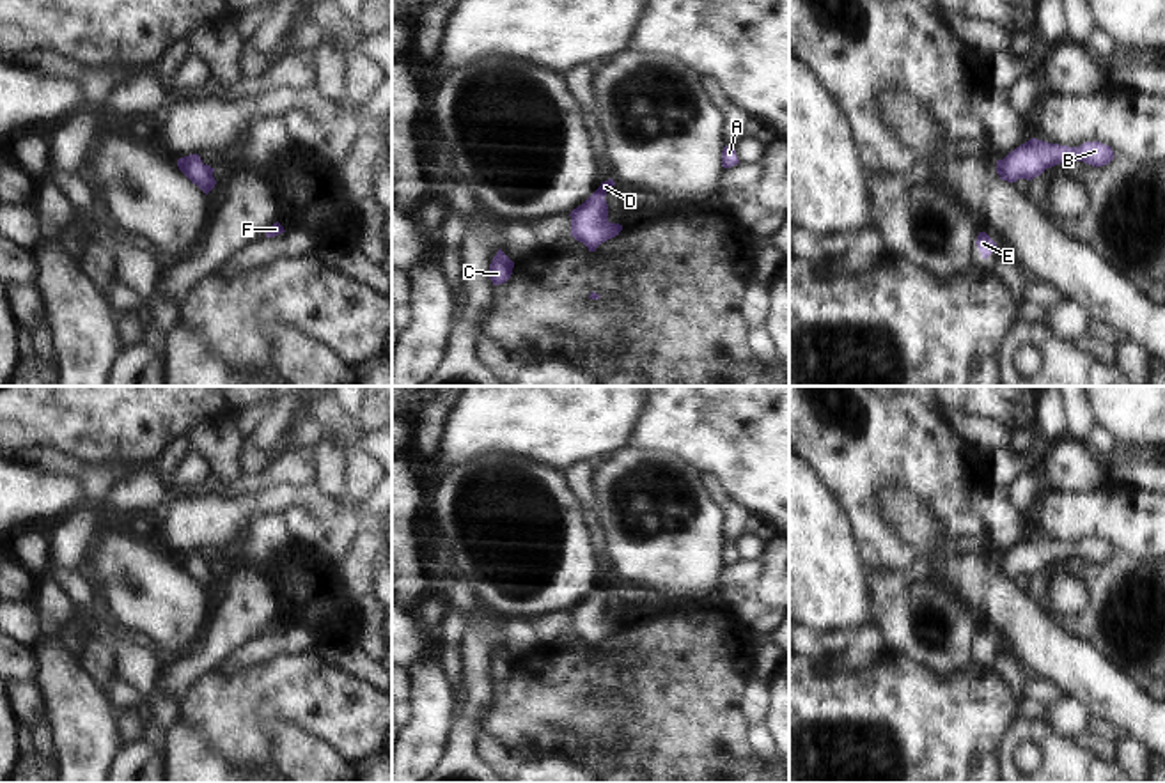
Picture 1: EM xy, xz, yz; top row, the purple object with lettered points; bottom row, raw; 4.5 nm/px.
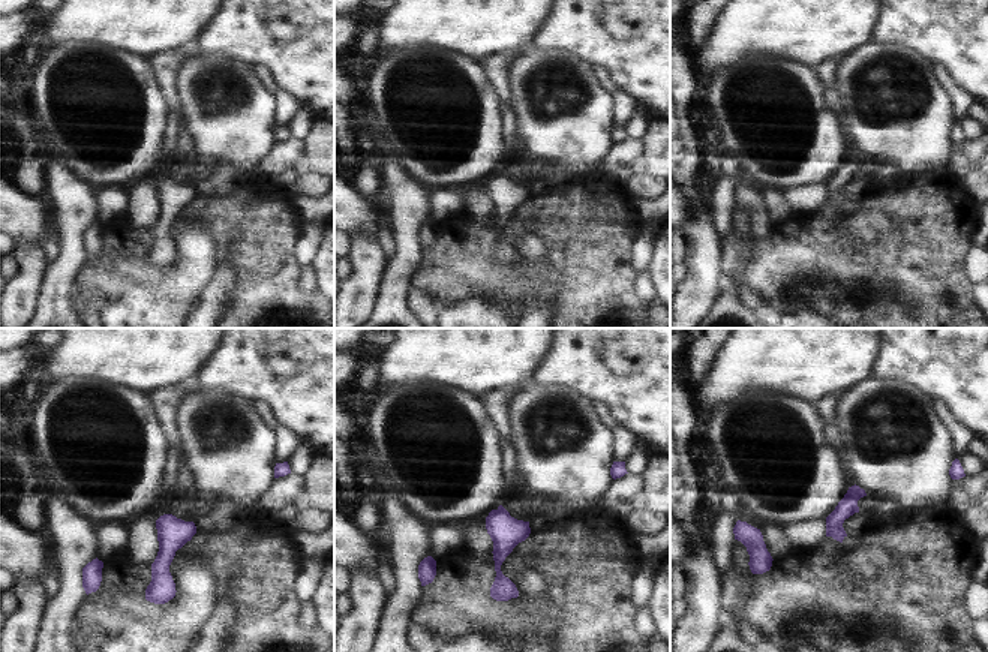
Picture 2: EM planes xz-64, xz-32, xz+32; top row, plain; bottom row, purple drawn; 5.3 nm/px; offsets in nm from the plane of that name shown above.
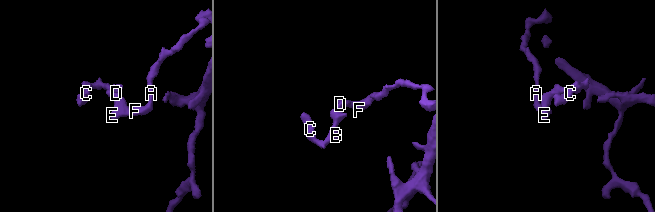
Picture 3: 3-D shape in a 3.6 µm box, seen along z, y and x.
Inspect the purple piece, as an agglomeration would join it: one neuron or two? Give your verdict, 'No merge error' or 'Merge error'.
No merge error.

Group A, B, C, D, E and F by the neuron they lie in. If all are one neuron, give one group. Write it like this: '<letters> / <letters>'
A B C D E F

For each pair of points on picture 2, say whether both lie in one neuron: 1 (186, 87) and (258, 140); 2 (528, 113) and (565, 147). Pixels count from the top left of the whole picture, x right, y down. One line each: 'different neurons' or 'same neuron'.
1: same neuron
2: same neuron

